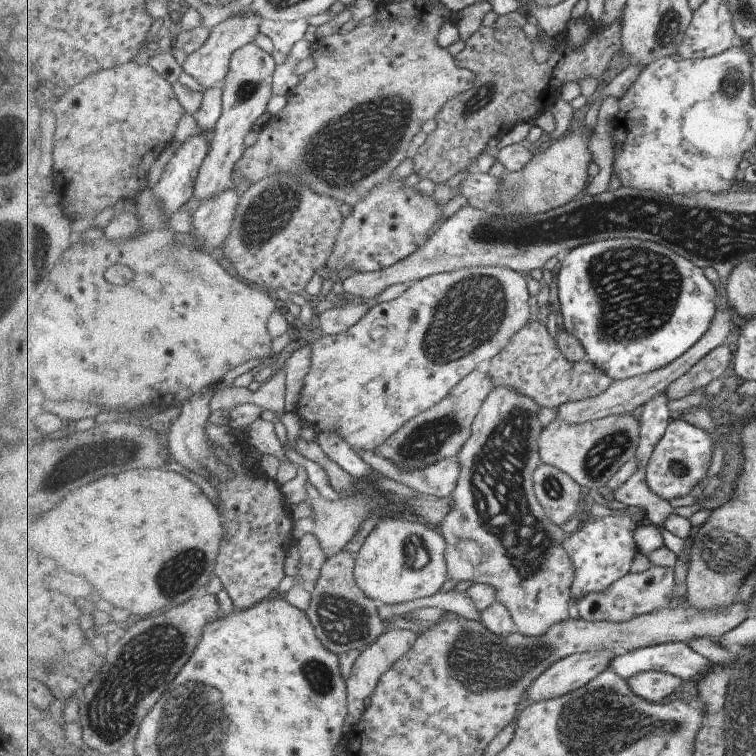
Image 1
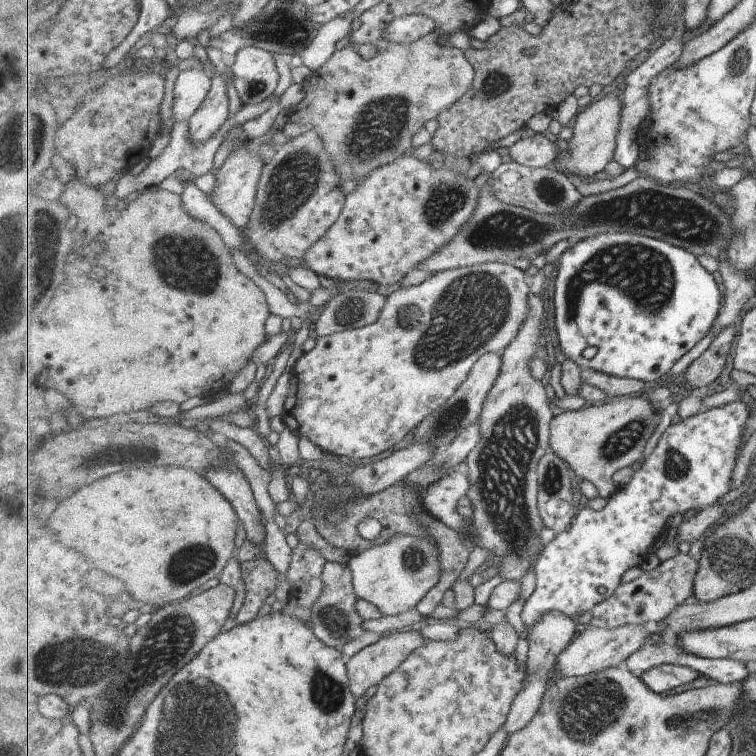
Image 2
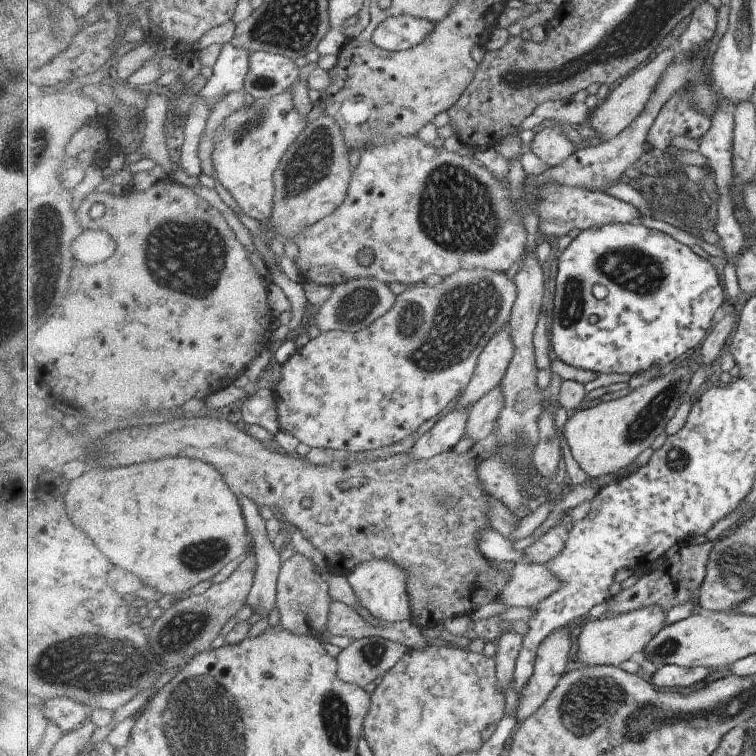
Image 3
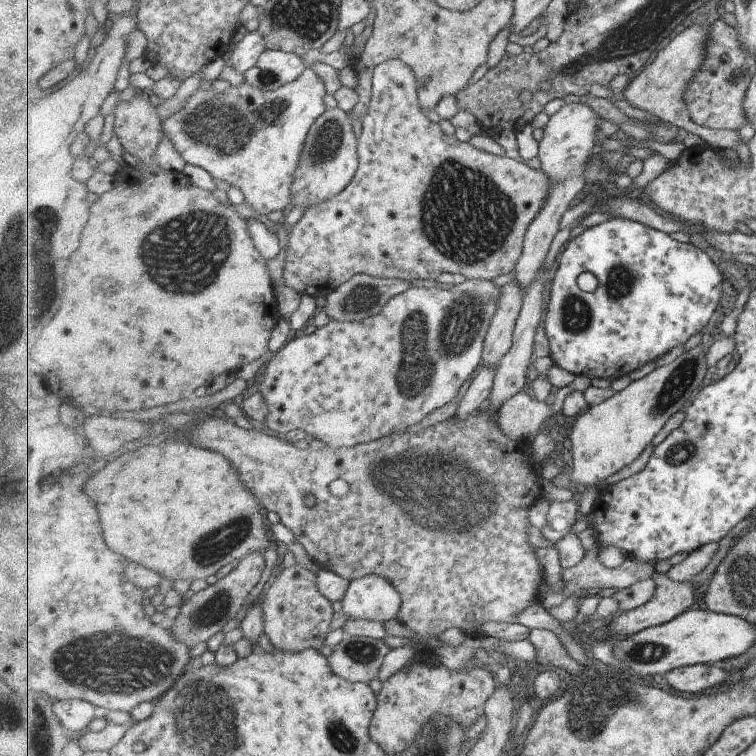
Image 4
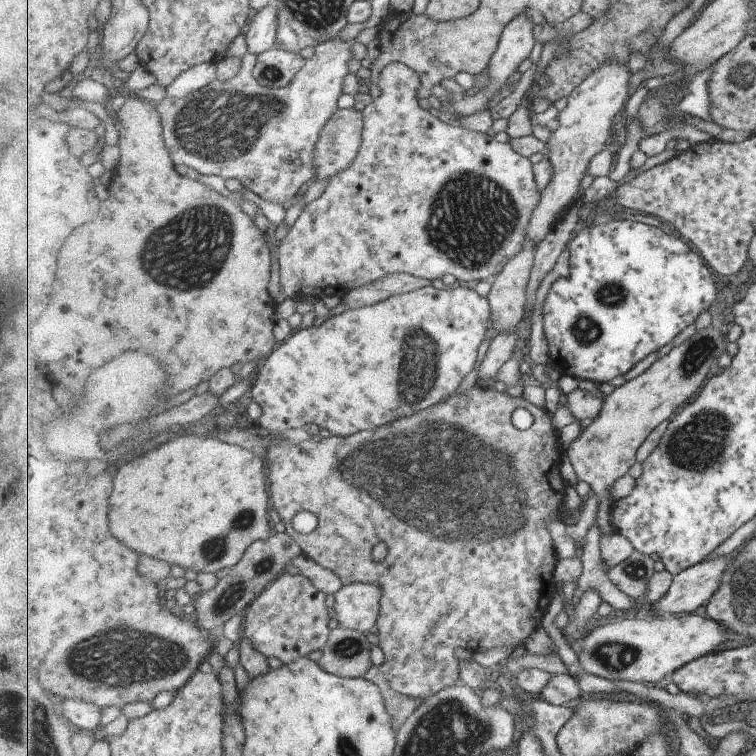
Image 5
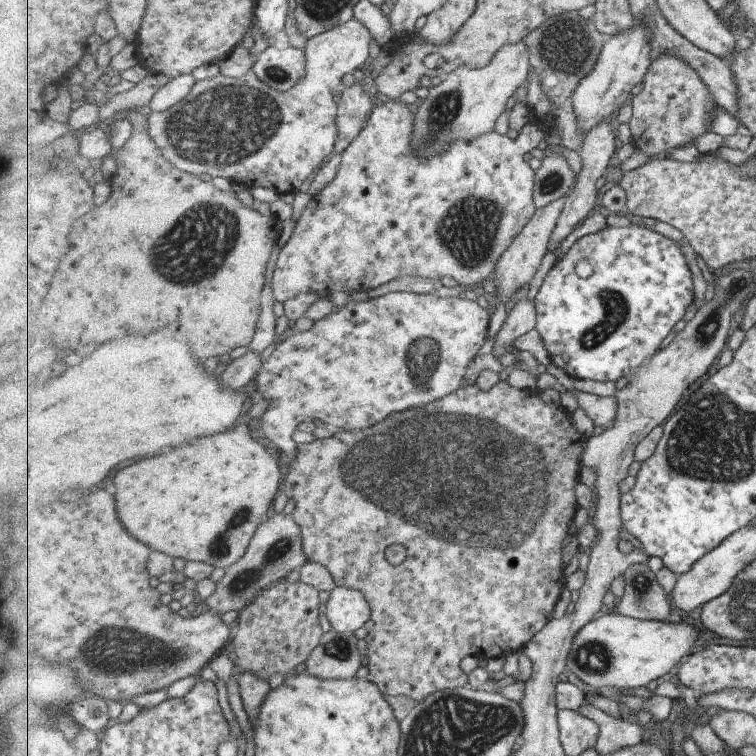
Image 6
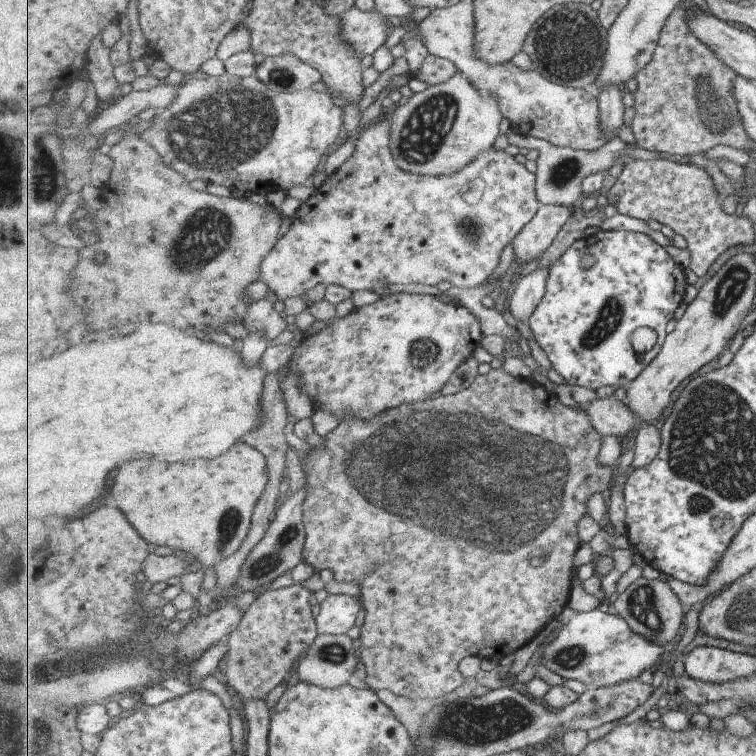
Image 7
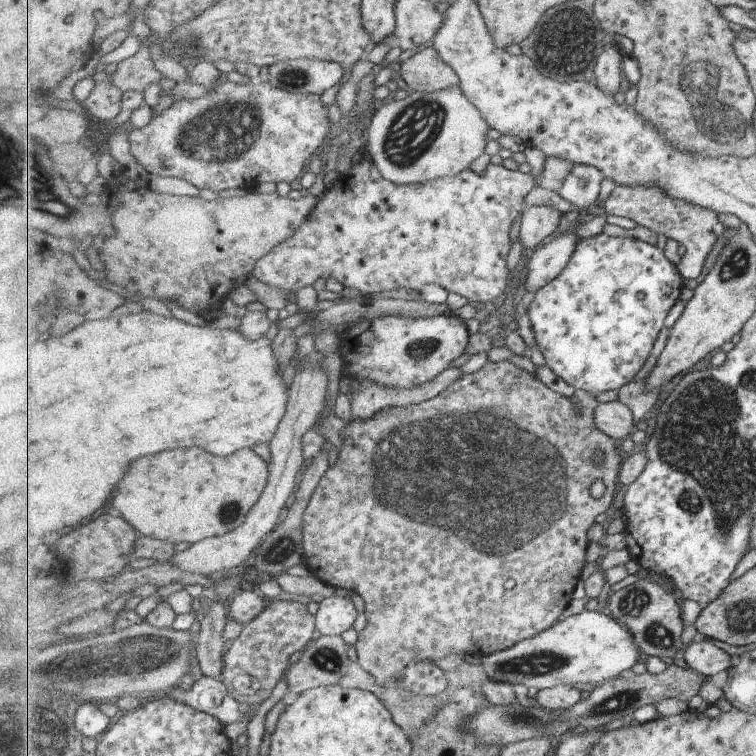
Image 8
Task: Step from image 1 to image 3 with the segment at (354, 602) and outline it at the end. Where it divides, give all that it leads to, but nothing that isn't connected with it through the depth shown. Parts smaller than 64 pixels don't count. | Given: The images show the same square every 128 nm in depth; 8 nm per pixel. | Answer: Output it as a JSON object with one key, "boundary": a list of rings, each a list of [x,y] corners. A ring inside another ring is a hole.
{"boundary":[[[339,600],[331,602],[326,630],[331,635],[348,636],[349,639],[355,639],[355,641],[365,638],[365,636],[369,636],[369,638],[381,636],[389,638],[393,642],[405,644],[405,646],[409,646],[410,650],[429,648],[433,643],[425,639],[422,630],[419,630],[416,624],[410,620],[402,623],[389,623],[387,626],[373,624],[367,618],[363,618],[361,613],[357,613],[355,609],[339,602]]]}

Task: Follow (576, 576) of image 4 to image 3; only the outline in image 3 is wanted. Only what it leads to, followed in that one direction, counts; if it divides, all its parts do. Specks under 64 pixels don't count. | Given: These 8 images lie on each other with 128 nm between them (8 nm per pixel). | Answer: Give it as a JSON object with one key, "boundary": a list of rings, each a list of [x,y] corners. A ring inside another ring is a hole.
{"boundary":[[[542,562],[517,563],[510,573],[505,590],[497,600],[498,604],[523,608],[539,606],[543,600],[563,588],[563,580],[559,580],[557,574]]]}

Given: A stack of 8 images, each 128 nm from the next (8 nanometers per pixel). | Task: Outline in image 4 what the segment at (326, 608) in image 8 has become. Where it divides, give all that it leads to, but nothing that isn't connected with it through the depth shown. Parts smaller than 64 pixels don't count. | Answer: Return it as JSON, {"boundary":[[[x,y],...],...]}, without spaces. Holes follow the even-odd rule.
{"boundary":[[[368,575],[351,581],[341,600],[342,612],[353,621],[387,622],[397,619],[401,609],[400,592],[380,575]]]}

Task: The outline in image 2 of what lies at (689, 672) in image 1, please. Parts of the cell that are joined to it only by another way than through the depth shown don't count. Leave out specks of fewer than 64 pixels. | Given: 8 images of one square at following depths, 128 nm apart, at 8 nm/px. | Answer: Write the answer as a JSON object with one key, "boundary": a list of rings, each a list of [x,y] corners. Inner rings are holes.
{"boundary":[[[665,640],[658,645],[647,642],[639,652],[625,660],[624,666],[635,676],[643,676],[644,672],[664,664],[687,666],[701,676],[720,680],[721,684],[731,684],[745,680],[749,676],[749,668],[742,660],[707,659],[691,652],[685,652],[677,642]]]}

